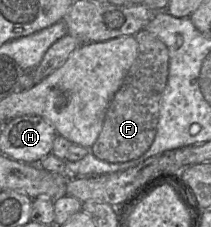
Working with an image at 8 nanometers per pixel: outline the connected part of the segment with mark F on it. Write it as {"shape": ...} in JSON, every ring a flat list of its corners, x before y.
{"shape":[[143,29,135,38,138,42,138,56,130,67,122,86,114,94,108,106,103,128,95,144,90,148,93,155,108,163,123,163,139,158,152,144,158,126,160,101,166,87,169,71,169,50,154,34]]}

